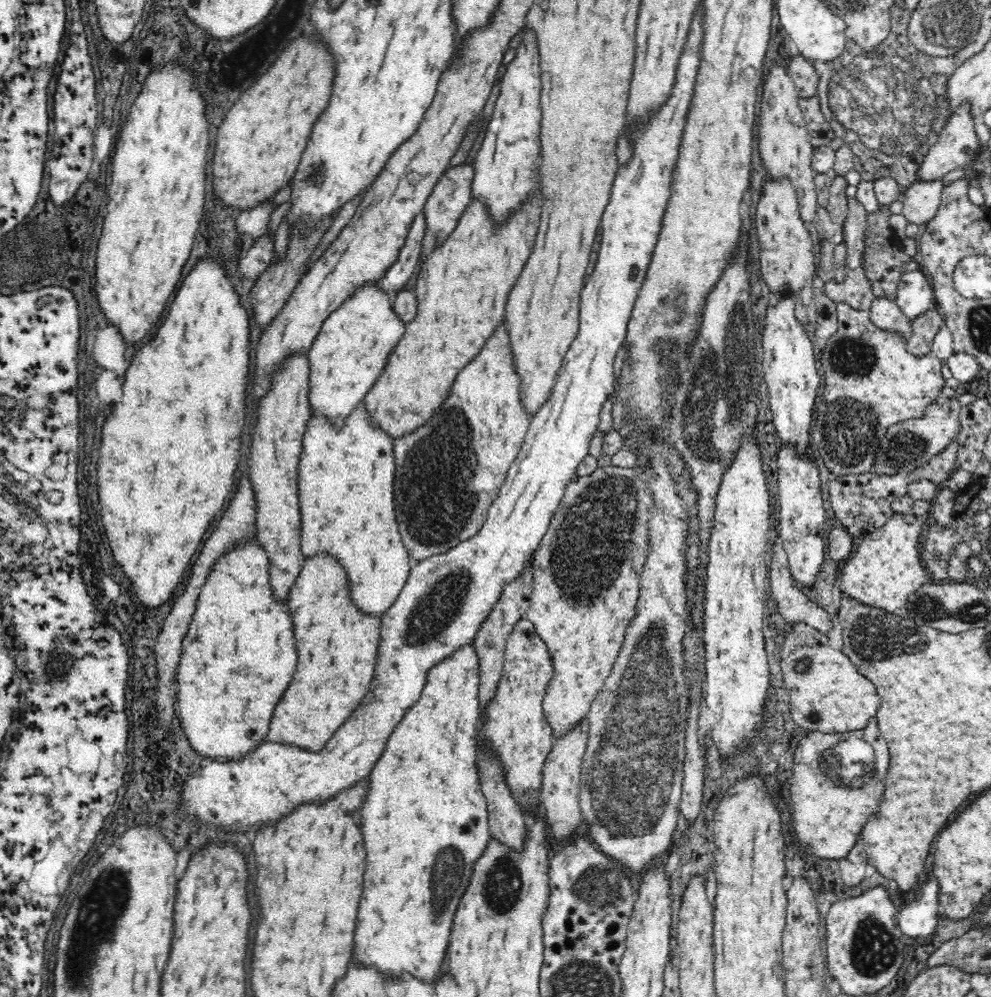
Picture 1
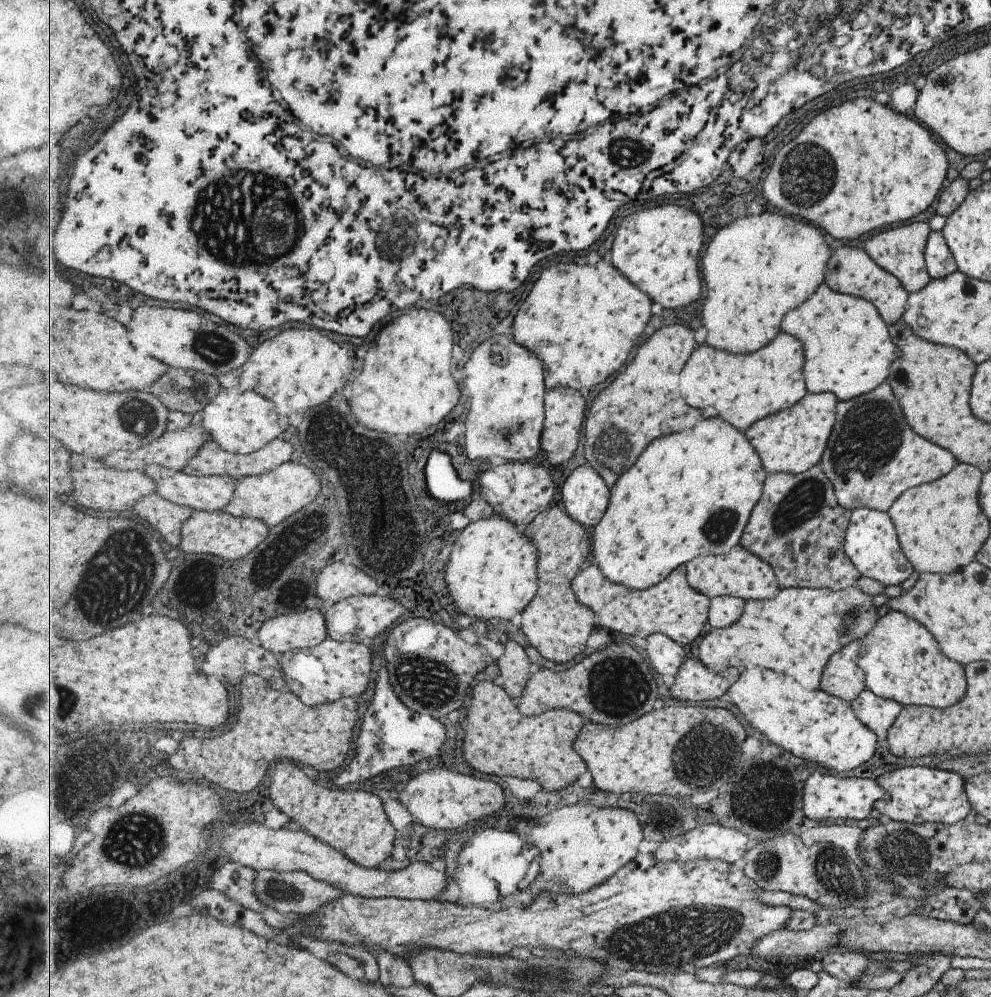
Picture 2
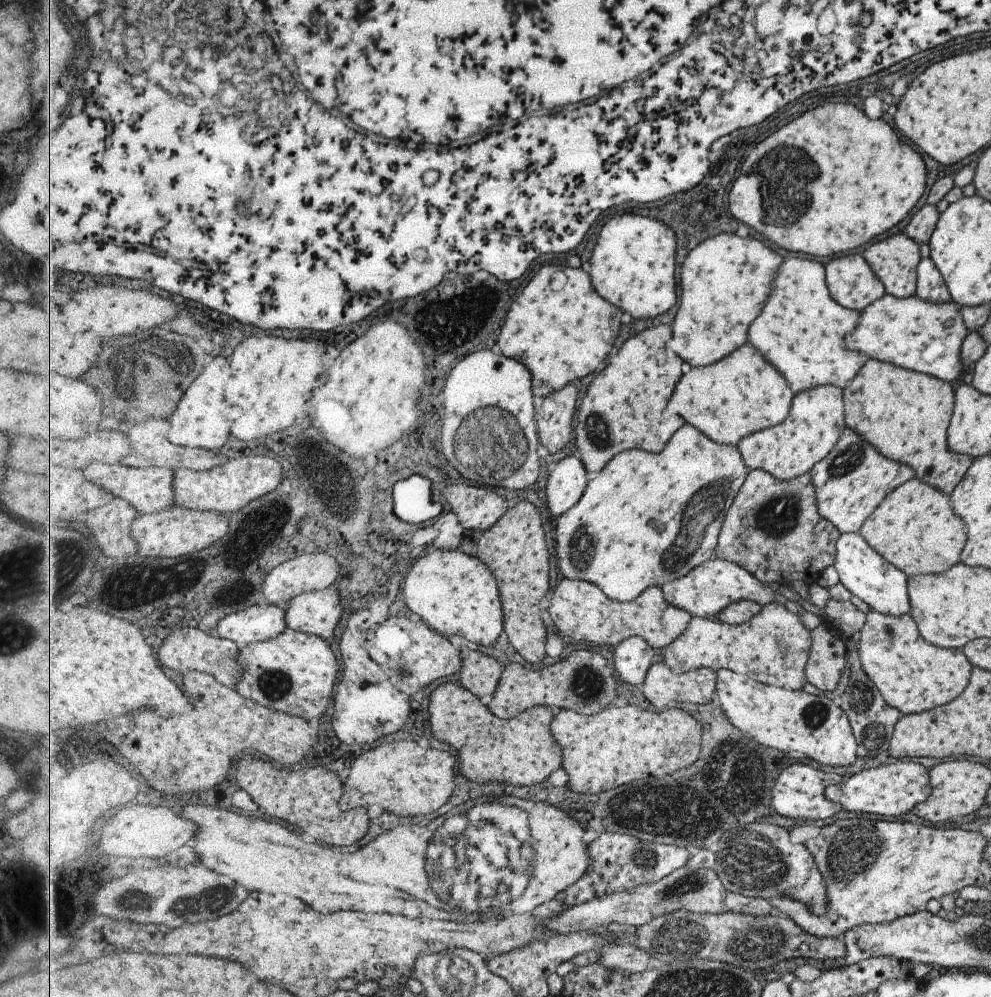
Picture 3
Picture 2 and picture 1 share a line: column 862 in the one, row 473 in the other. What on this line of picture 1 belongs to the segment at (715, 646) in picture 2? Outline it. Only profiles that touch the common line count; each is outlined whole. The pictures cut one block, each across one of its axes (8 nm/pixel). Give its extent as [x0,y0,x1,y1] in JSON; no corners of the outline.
[523,465,654,740]

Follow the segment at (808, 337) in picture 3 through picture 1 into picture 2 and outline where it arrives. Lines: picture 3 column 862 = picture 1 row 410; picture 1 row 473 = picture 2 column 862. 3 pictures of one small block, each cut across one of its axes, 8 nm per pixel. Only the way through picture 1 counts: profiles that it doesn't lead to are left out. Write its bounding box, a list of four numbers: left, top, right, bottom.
[783,282,900,401]

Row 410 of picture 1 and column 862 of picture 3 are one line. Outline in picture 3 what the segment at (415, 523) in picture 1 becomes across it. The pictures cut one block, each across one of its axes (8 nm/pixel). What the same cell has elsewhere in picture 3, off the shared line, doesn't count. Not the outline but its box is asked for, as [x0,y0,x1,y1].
[809,426,914,534]

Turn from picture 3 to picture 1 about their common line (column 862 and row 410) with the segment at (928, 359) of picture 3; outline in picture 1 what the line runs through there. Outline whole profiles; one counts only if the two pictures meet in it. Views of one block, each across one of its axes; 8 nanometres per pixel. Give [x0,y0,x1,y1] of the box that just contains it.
[307,282,406,427]

